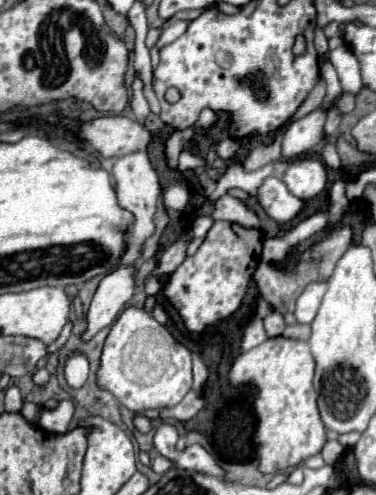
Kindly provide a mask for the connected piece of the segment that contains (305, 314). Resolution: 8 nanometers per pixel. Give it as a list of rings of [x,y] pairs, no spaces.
[[[315,280],[315,282],[305,286],[305,290],[297,298],[295,312],[293,312],[299,324],[311,324],[313,322],[325,290],[327,290],[327,282],[325,280]]]

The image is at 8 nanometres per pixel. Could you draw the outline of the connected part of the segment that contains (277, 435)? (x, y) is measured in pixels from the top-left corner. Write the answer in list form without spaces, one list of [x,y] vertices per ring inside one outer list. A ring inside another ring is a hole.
[[[269,338],[263,344],[251,348],[249,352],[243,352],[235,358],[229,380],[233,386],[239,384],[255,384],[257,386],[257,398],[255,398],[255,412],[259,418],[259,426],[255,432],[255,444],[257,444],[257,456],[259,456],[259,470],[265,474],[273,474],[275,470],[287,470],[293,466],[299,466],[303,460],[307,460],[313,454],[319,454],[325,444],[325,426],[319,418],[317,410],[317,394],[313,390],[313,370],[315,362],[309,352],[309,344],[303,340],[291,340],[291,338]]]

